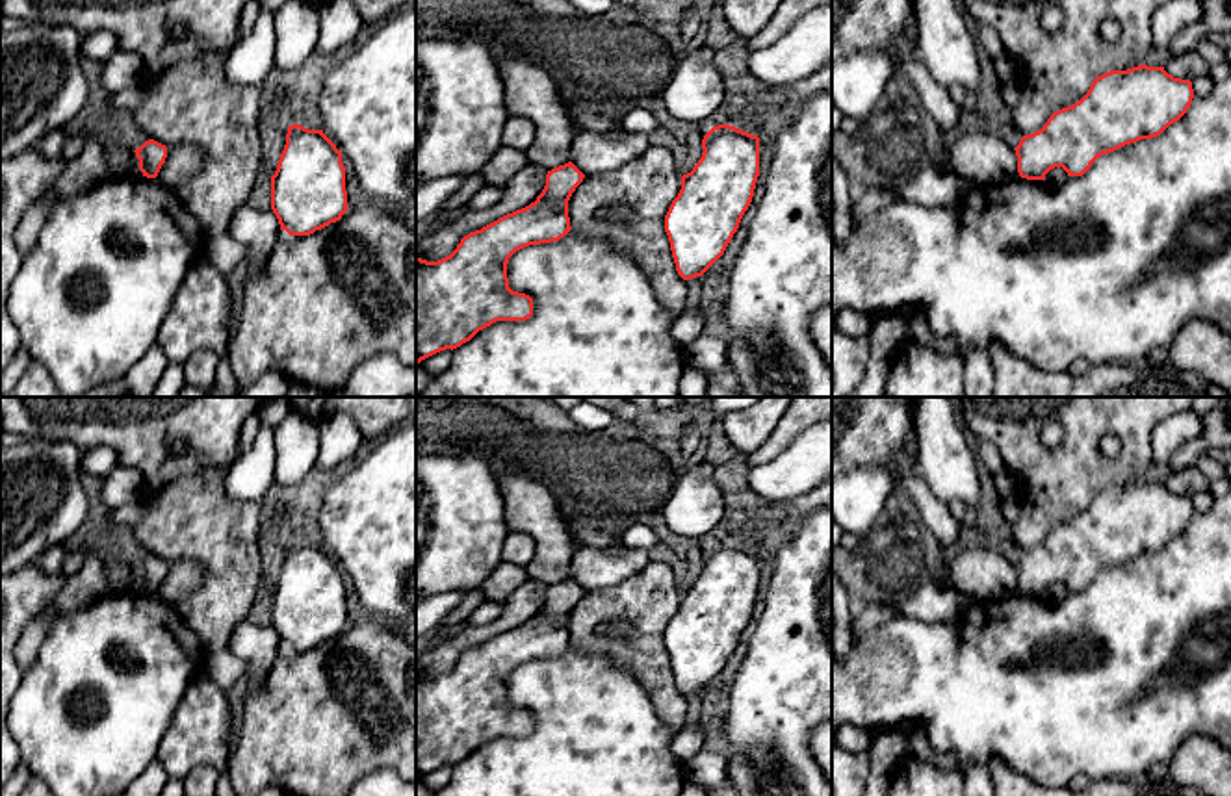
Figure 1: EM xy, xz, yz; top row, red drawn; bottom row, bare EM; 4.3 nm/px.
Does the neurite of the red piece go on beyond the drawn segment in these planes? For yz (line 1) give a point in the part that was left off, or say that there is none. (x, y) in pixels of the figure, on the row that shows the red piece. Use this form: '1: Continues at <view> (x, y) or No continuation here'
1: No continuation here

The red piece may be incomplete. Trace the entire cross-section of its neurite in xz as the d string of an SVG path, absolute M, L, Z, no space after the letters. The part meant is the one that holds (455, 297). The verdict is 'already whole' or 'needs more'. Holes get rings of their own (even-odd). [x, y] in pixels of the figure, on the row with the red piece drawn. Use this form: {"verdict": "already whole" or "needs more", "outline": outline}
{"verdict": "already whole", "outline": "M572 161L559 165L529 206L470 232L438 262L416 258L416 364L460 347L496 321L533 315L533 299L509 288L509 258L572 230L568 200L583 178Z"}

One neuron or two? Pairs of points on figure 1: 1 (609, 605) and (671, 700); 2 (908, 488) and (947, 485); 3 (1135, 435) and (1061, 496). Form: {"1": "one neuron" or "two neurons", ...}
{"1": "one neuron", "2": "two neurons", "3": "one neuron"}

